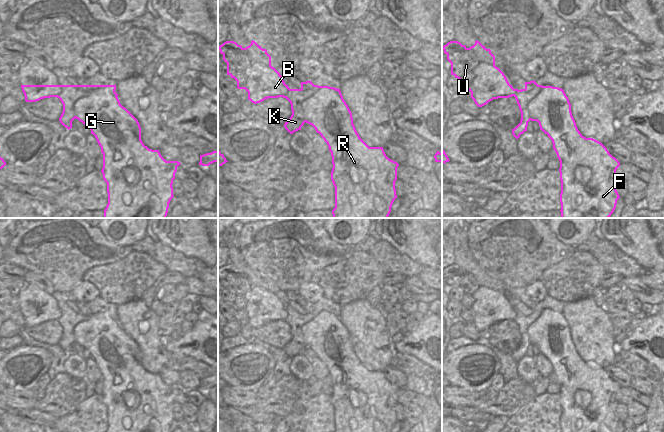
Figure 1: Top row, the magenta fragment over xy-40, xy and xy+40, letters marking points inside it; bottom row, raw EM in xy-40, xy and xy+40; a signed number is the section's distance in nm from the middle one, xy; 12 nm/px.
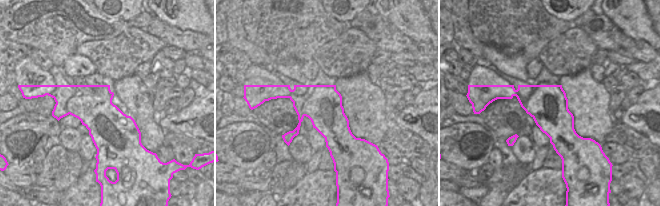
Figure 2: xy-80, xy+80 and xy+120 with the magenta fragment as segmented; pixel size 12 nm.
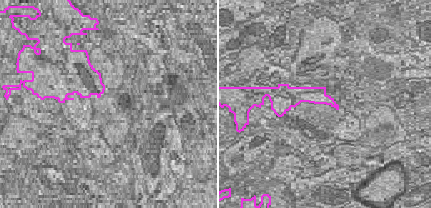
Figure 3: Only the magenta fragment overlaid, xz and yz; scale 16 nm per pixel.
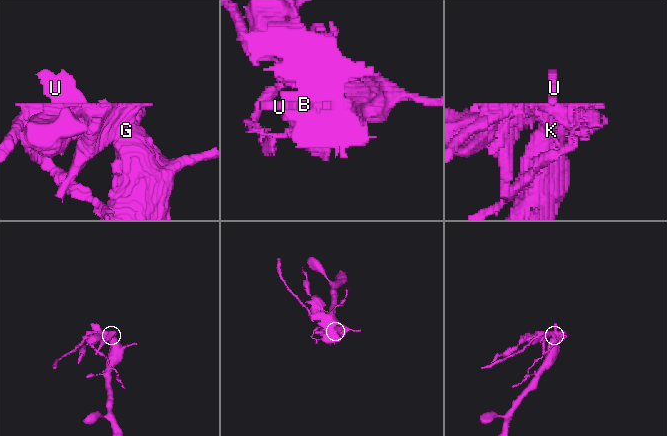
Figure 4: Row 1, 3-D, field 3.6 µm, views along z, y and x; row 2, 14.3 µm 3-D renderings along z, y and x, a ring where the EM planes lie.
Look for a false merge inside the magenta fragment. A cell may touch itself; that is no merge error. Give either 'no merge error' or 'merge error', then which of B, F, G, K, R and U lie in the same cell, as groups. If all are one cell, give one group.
merge error | B K U / F G R

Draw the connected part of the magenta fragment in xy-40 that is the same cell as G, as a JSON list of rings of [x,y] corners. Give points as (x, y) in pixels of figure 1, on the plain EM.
[[[77,309],[88,318],[75,327],[76,343],[87,349],[101,371],[103,403],[107,407],[106,432],[169,432],[178,385],[166,385],[159,374],[149,373],[141,364],[138,344],[120,328],[116,309]]]

